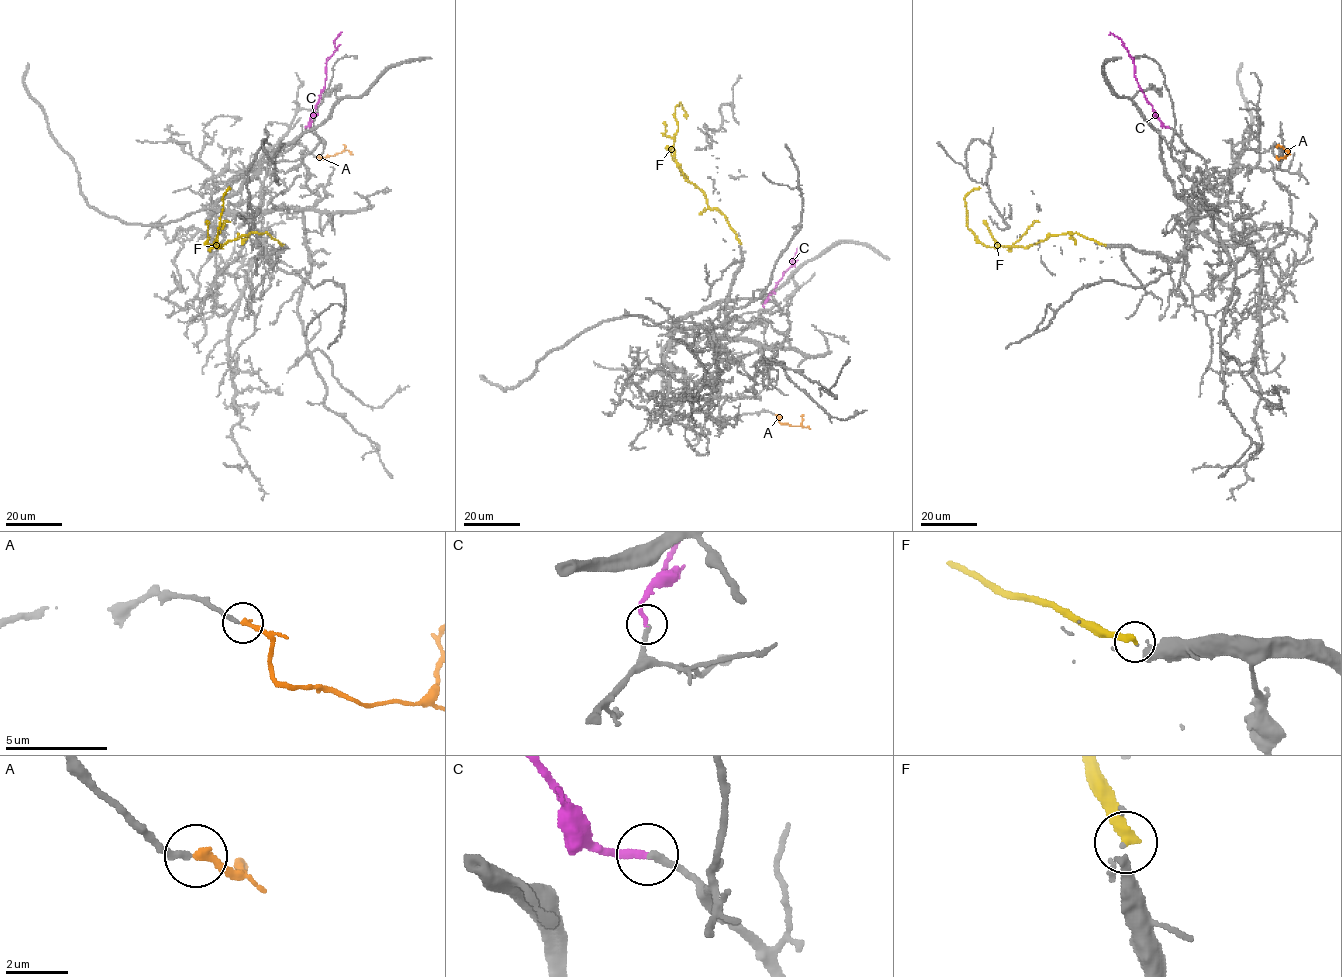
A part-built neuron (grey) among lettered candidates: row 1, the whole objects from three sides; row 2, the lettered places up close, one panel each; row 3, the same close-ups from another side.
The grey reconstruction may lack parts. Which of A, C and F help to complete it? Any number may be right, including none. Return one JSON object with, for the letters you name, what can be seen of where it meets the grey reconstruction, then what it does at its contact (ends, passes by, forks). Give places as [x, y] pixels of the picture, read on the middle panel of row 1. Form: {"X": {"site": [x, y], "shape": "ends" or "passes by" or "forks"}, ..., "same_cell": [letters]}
{"A": {"site": [775, 415], "shape": "ends"}, "C": {"site": [764, 307], "shape": "ends"}, "same_cell": ["A", "C"]}

